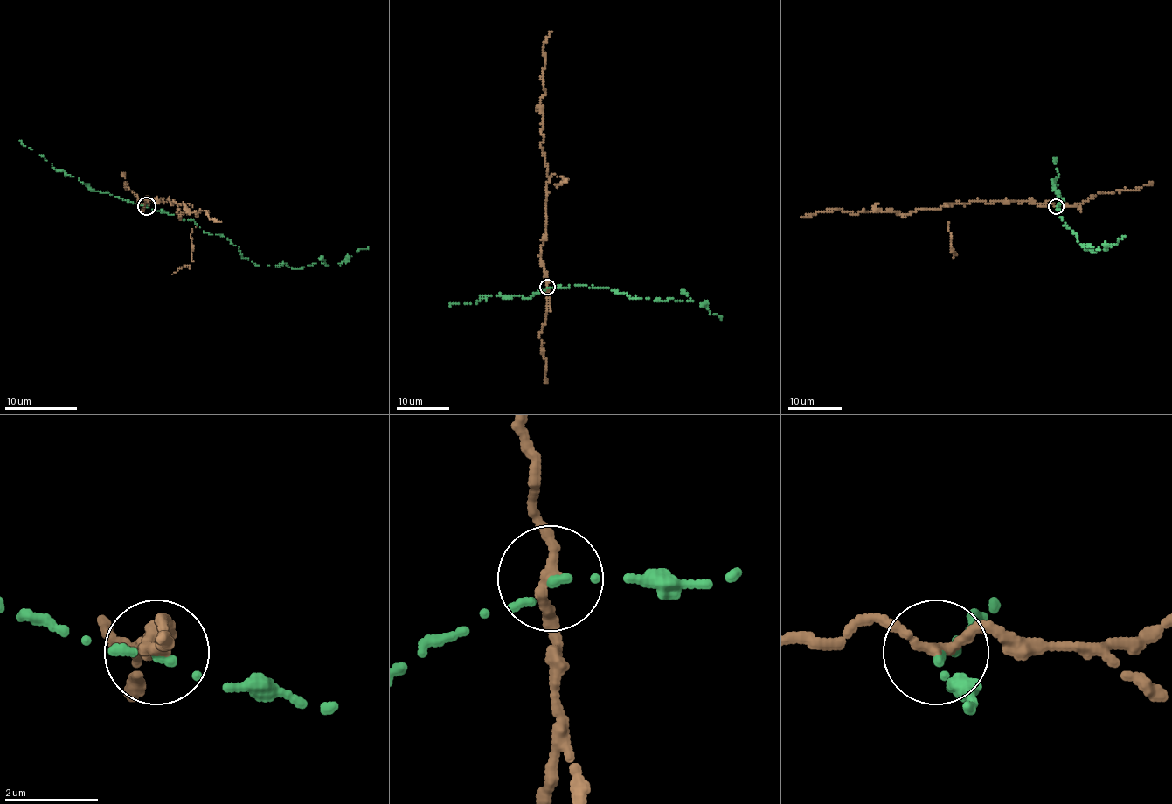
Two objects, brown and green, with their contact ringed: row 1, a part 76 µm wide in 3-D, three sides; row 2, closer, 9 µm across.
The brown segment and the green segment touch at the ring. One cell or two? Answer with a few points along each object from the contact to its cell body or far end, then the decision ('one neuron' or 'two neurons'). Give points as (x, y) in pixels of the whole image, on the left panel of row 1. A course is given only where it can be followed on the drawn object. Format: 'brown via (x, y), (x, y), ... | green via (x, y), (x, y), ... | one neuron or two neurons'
brown via (147, 205), (144, 200), (169, 198), (180, 204), (180, 218), (186, 211), (198, 216), (200, 209), (221, 222) | green via (147, 205), (224, 236), (256, 265), (342, 263), (368, 247) | two neurons

